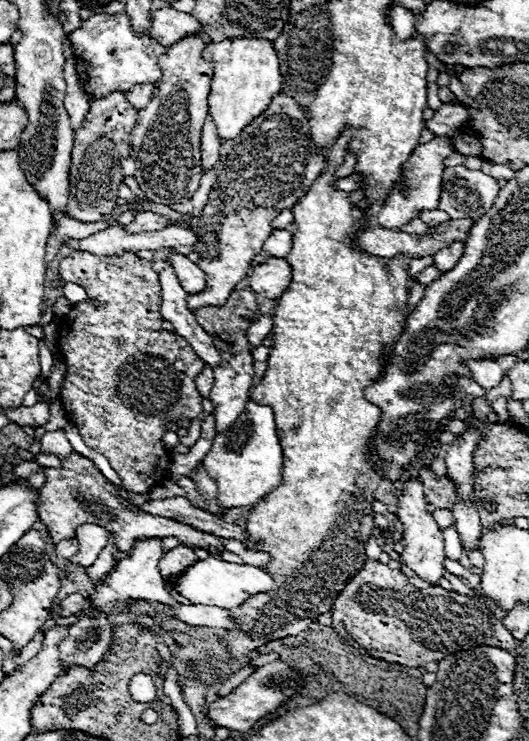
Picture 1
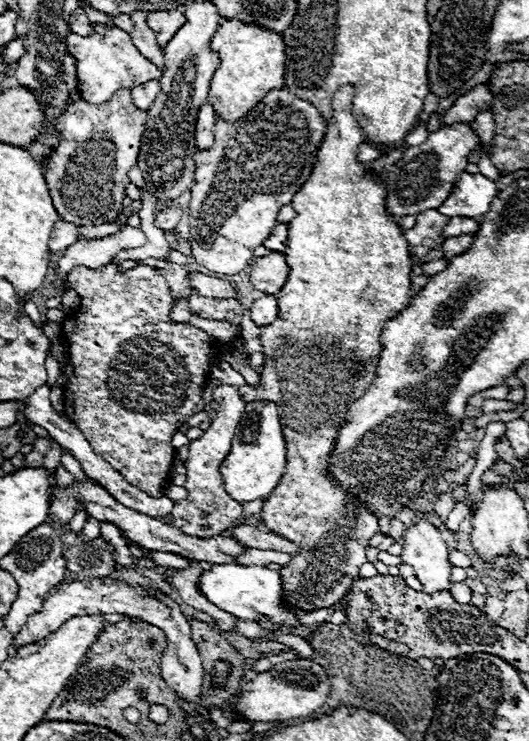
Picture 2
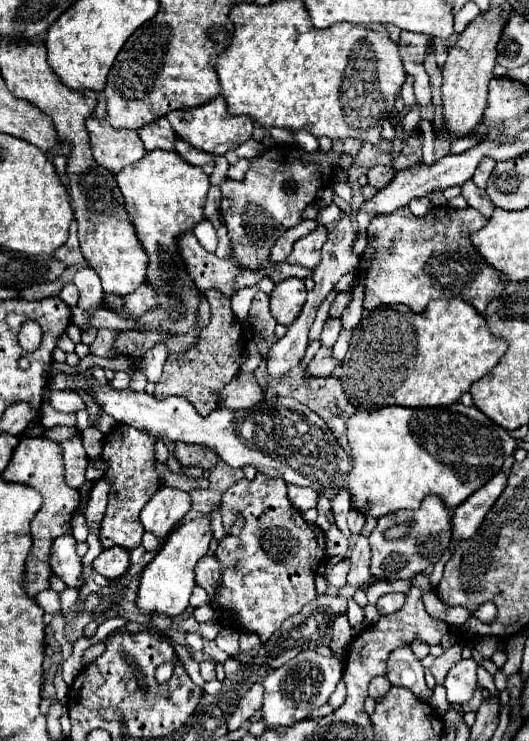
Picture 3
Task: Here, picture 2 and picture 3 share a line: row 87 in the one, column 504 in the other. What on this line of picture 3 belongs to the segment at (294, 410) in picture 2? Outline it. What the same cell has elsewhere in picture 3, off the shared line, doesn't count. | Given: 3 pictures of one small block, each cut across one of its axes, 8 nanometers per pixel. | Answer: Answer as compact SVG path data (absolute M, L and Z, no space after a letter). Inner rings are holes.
M436 300L430 302L420 314L412 312L404 304L382 306L372 312L366 312L350 338L350 348L340 364L342 388L348 396L348 402L356 410L374 412L390 404L406 408L444 406L460 400L460 396L468 392L472 382L490 374L504 352L504 340L496 338L488 330L482 314L476 308L468 306L468 302L464 300Z

